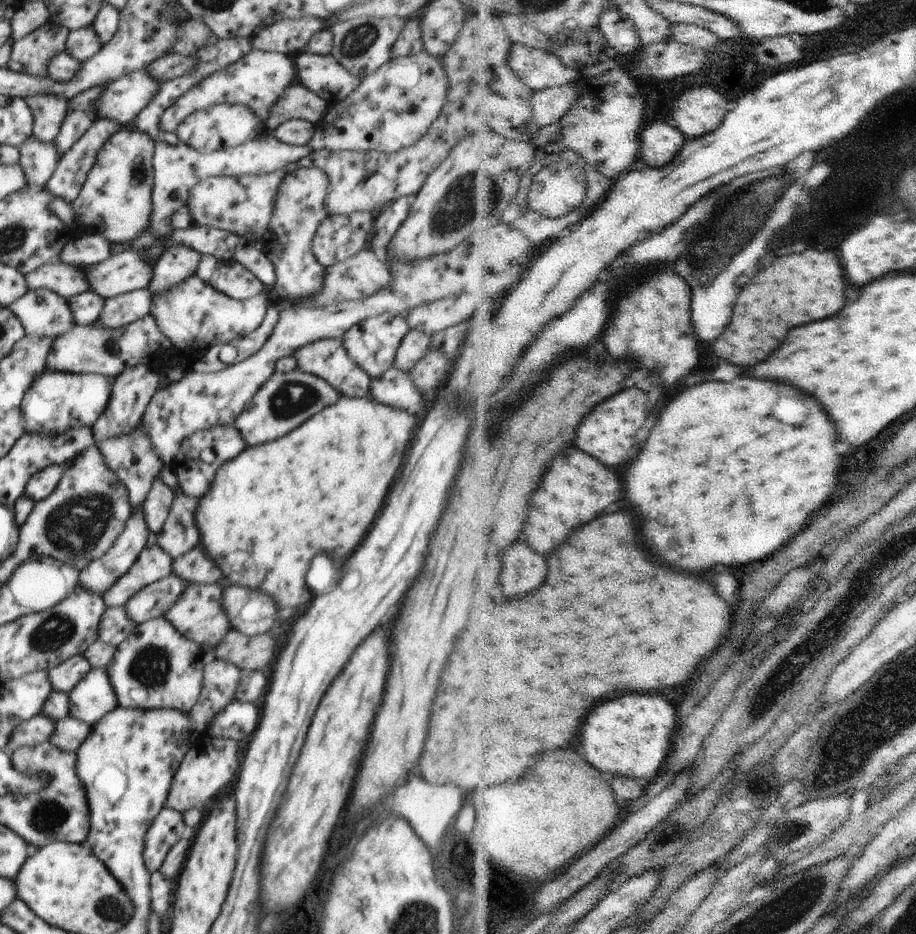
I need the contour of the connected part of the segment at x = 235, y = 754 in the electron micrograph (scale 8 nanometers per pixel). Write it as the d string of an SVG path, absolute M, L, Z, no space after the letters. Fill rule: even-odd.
M208 738L206 746L188 750L182 764L180 772L176 772L172 786L170 786L170 796L166 806L184 812L188 808L198 808L204 810L210 806L214 798L218 798L230 782L236 778L236 772L240 768L240 752L238 752L238 742L234 740L224 740L224 738Z

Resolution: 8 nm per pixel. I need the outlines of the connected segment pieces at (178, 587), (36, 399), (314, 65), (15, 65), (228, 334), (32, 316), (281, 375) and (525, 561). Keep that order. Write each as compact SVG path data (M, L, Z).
M176 574L145 586L131 596L131 599L124 605L128 620L132 620L134 624L140 624L150 619L164 617L168 608L176 604L178 596L186 588L188 588L188 582Z
M48 372L38 375L32 386L24 393L20 412L24 433L60 436L70 428L92 427L108 406L112 394L114 377L94 373L76 374L74 372Z
M298 52L293 59L298 82L326 102L342 102L362 82L361 78L344 70L331 54Z
M47 21L34 32L15 41L10 62L6 66L14 72L48 76L48 62L52 56L66 50L68 33L64 26L48 24Z
M196 274L166 292L151 294L151 297L150 314L154 316L158 328L168 337L177 353L184 350L202 352L216 344L227 344L232 339L254 332L262 324L268 306L273 304L268 292L262 292L248 300L232 300L216 292L210 284L204 284Z
M43 288L28 289L6 308L16 314L28 336L58 336L76 325L68 299Z
M298 368L290 372L276 370L252 397L247 408L238 415L234 426L238 428L238 432L241 432L247 446L252 448L256 444L264 444L280 436L286 436L300 424L304 424L310 416L320 412L320 408L336 404L340 396L342 395L338 390L314 374L302 372Z
M522 542L516 544L514 548L508 550L508 556L504 556L504 560L506 568L502 584L506 588L506 596L510 598L530 596L548 582L550 576L548 560L530 546Z

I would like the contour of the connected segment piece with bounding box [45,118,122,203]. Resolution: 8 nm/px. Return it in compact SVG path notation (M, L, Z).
M95 118L92 126L82 134L82 138L64 156L61 156L56 172L45 184L52 192L52 196L73 203L95 163L100 148L120 128L122 124L114 120Z

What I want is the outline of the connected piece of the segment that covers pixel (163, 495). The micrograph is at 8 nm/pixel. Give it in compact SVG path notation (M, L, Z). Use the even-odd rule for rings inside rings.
M156 476L144 501L145 520L151 532L160 532L169 515L173 499L174 492L160 480L160 476Z

